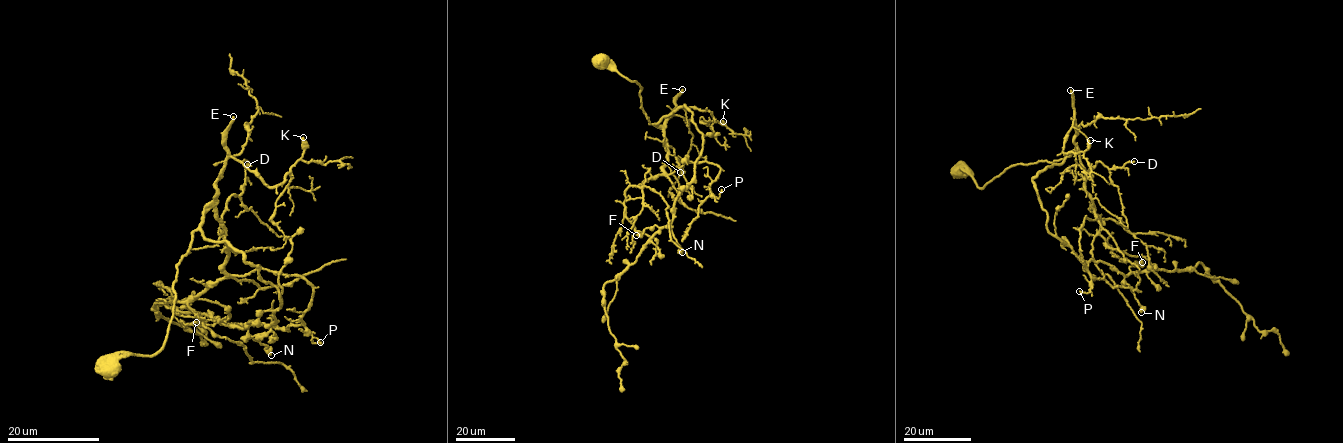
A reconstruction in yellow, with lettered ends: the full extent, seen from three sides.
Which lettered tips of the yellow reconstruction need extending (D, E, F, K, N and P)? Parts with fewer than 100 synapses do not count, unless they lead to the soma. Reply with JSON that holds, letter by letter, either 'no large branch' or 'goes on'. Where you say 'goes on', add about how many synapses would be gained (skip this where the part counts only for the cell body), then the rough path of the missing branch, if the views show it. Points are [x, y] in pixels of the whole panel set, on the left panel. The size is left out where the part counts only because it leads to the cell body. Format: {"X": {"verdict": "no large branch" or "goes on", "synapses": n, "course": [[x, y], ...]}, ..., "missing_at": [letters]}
{"D": {"verdict": "no large branch"}, "E": {"verdict": "goes on", "synapses": 250}, "F": {"verdict": "no large branch"}, "K": {"verdict": "no large branch"}, "N": {"verdict": "no large branch"}, "P": {"verdict": "no large branch"}, "missing_at": ["E"]}

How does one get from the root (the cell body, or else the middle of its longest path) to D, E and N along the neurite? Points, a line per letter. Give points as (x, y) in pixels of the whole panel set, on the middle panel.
D: (599, 61), (639, 85), (641, 108), (649, 123), (663, 130), (667, 144), (664, 146), (673, 149), (680, 172)
E: (599, 61), (639, 85), (641, 108), (649, 123), (660, 127), (675, 107), (676, 97), (682, 89)
N: (599, 61), (639, 85), (649, 123), (685, 105), (703, 134), (694, 177), (679, 193), (671, 221), (682, 252)

